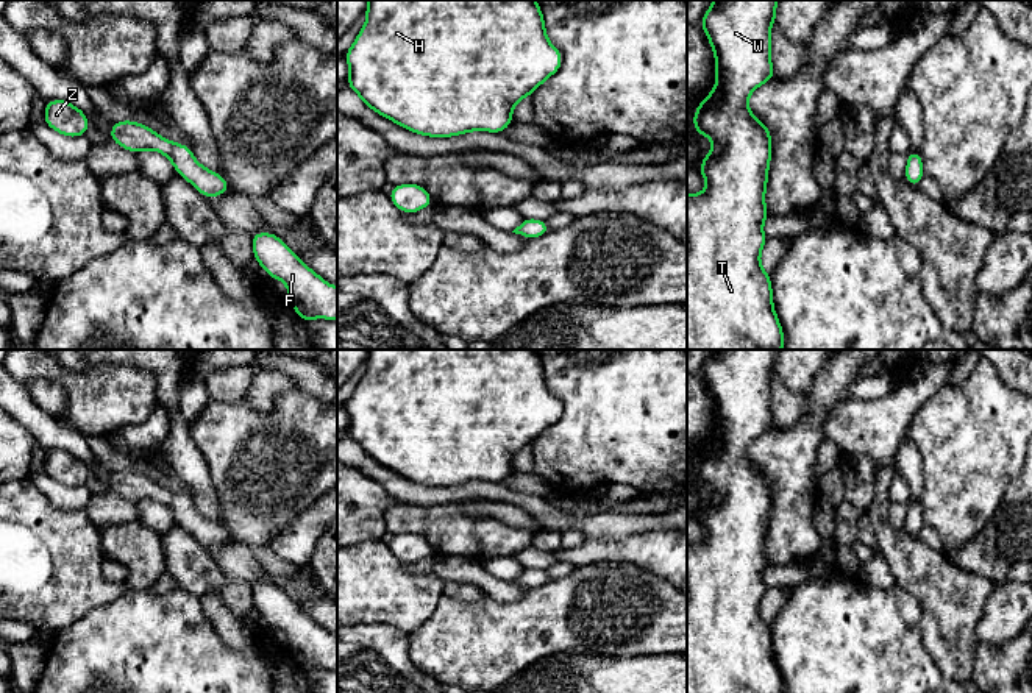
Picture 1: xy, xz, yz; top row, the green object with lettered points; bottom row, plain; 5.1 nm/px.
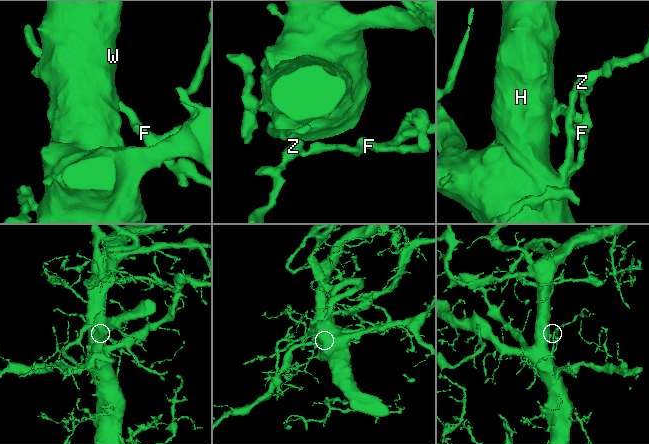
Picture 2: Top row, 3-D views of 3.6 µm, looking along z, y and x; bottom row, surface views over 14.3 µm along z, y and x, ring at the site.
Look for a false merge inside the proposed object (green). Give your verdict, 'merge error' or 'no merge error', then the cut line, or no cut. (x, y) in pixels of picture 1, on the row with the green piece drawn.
no merge error; no cut

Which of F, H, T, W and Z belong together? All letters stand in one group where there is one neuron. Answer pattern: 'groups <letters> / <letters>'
groups F H T W Z

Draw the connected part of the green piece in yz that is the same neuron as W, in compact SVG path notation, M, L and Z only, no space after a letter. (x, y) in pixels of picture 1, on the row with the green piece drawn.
M714 0L704 12L701 28L704 30L715 55L715 89L699 101L693 114L693 130L714 142L714 148L703 158L698 172L704 176L707 189L687 195L687 350L782 350L784 331L773 307L771 276L760 267L760 251L768 240L762 225L770 217L765 208L768 167L771 161L771 131L763 126L748 108L748 97L754 89L776 76L771 66L771 25L776 23L778 0Z

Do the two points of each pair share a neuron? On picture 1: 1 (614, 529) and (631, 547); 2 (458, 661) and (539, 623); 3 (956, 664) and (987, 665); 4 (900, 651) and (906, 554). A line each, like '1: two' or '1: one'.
1: two
2: one
3: two
4: two

